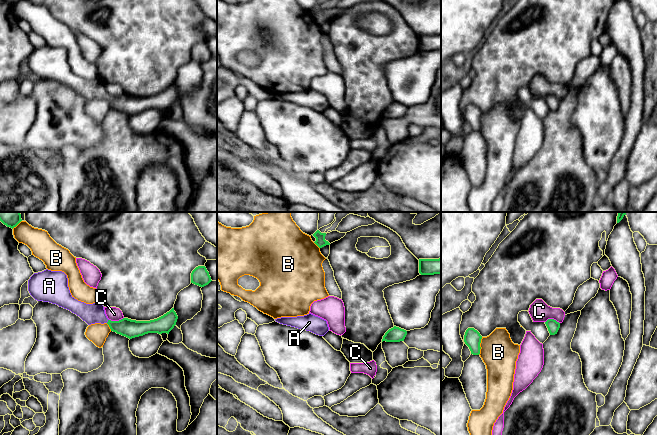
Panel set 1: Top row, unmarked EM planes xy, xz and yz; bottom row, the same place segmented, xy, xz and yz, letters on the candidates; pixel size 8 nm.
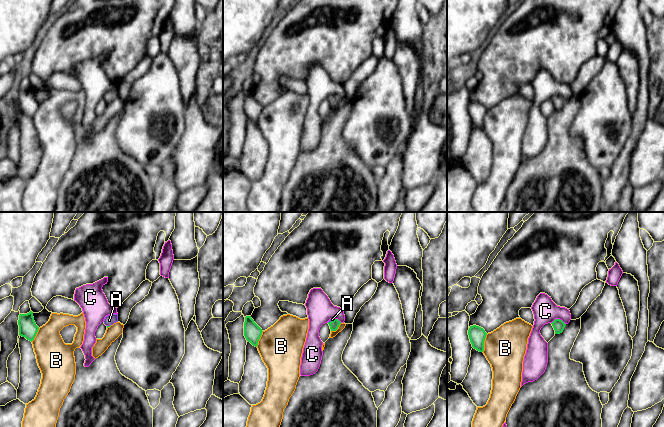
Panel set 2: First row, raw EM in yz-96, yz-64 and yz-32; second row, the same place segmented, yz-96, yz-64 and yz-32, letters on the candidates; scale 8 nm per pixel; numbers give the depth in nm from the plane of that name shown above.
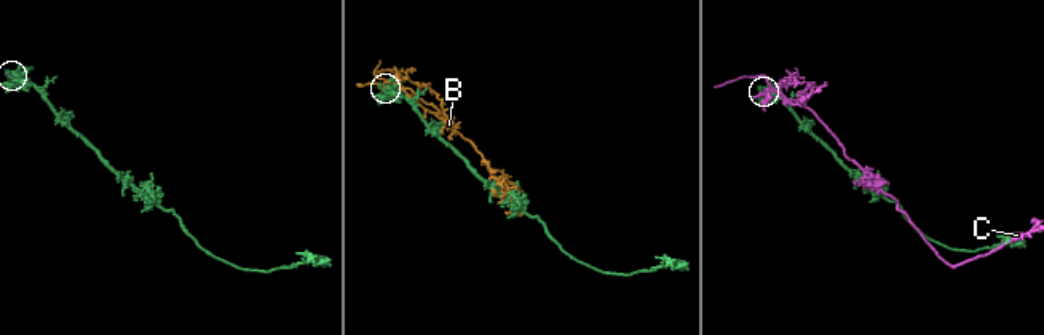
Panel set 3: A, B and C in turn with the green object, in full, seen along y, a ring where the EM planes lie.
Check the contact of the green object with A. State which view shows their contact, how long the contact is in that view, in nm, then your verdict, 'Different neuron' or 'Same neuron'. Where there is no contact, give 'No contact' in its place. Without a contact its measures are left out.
Touches green in xy. Shared border 40 nm. Same neuron

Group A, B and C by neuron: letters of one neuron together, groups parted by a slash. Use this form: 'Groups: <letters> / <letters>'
Groups: A / B / C

